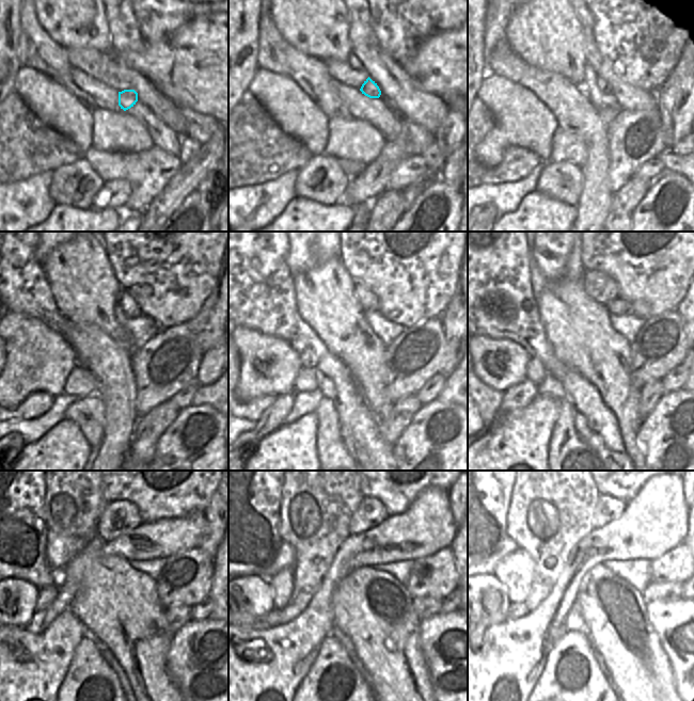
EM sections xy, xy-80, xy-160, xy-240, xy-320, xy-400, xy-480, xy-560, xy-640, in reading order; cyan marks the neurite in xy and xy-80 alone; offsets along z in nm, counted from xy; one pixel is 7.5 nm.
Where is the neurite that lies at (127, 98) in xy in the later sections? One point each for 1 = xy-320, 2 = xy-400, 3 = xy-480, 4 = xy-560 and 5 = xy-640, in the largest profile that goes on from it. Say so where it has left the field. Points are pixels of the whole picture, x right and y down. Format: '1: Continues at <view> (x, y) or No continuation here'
1: Continues at xy-320 (368, 301)
2: Continues at xy-400 (602, 288)
3: Continues at xy-480 (120, 518)
4: Continues at xy-560 (371, 512)
5: Continues at xy-640 (609, 508)

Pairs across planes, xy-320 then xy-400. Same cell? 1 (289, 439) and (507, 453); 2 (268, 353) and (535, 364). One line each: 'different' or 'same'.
1: same
2: different

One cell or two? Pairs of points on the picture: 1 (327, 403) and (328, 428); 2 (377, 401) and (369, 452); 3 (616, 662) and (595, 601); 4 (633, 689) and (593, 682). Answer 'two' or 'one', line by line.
1: one
2: two
3: one
4: two

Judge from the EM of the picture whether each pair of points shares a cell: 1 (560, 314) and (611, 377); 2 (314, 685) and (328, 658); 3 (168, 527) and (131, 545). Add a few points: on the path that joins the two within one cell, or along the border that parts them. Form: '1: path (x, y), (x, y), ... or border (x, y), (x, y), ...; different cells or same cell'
1: path (576, 330), (605, 361); same cell
2: path (318, 679), (327, 665); same cell
3: path (162, 537), (153, 546), (141, 546); same cell

